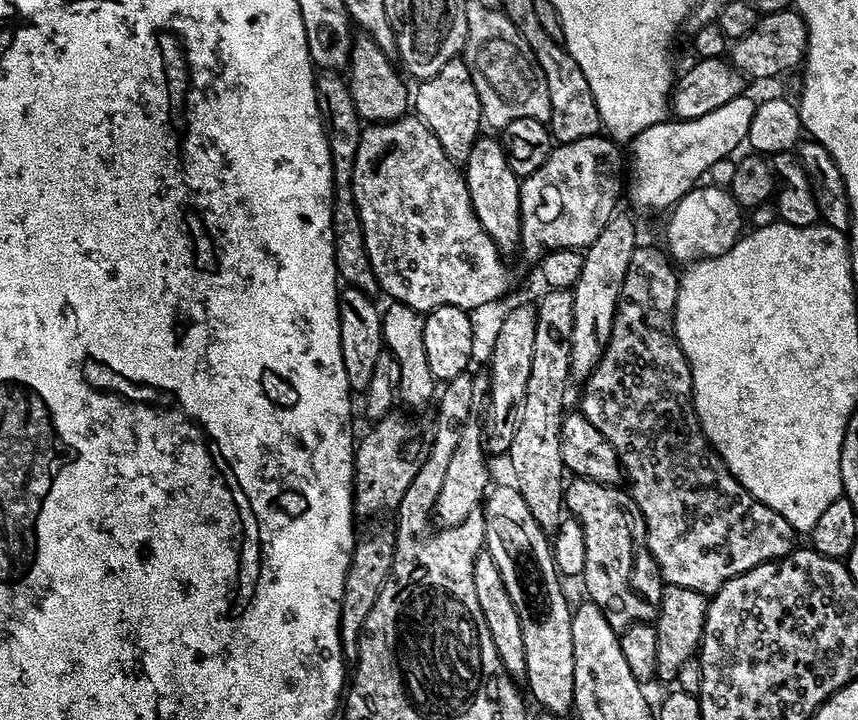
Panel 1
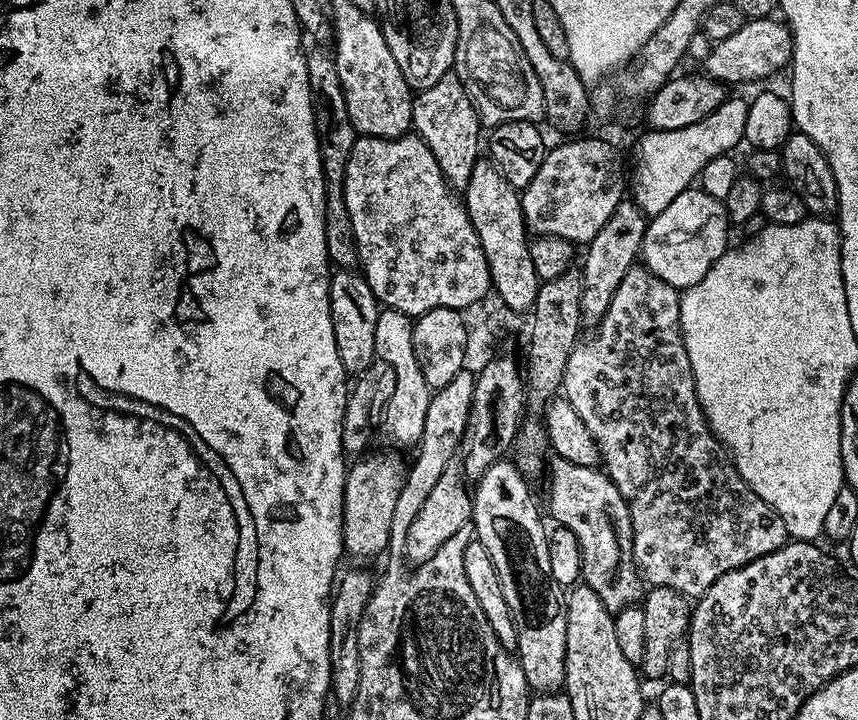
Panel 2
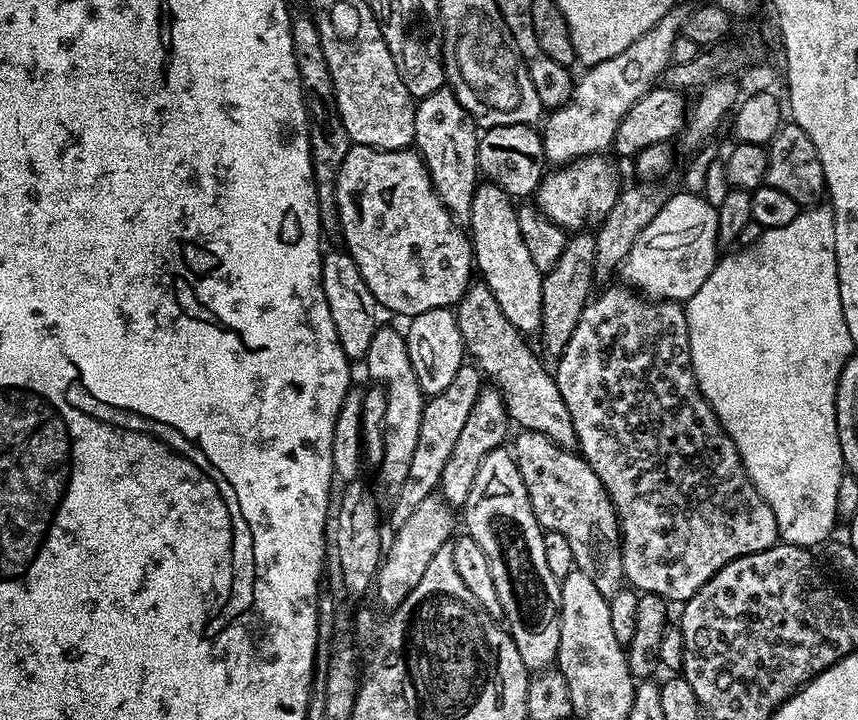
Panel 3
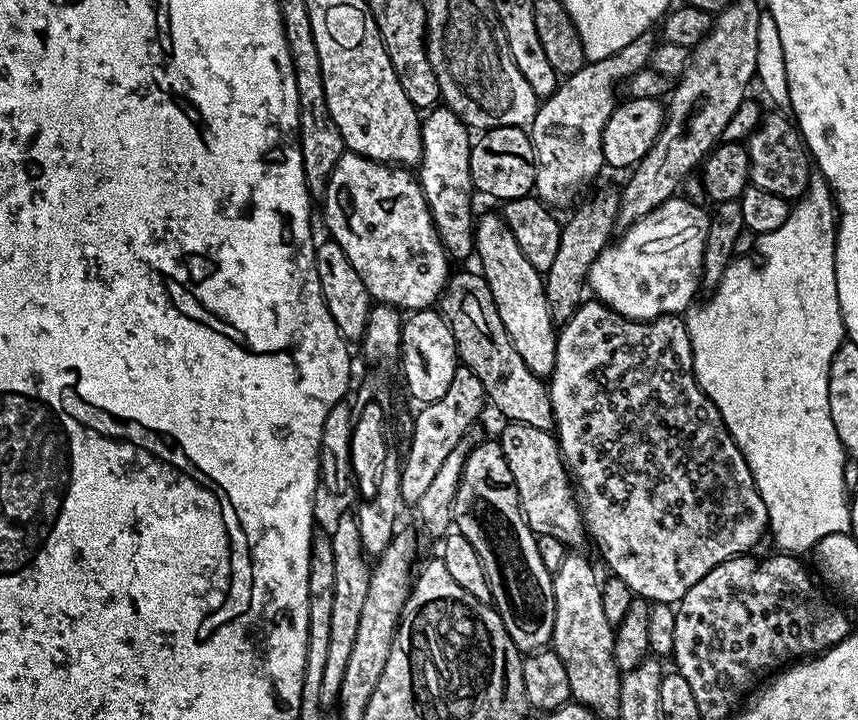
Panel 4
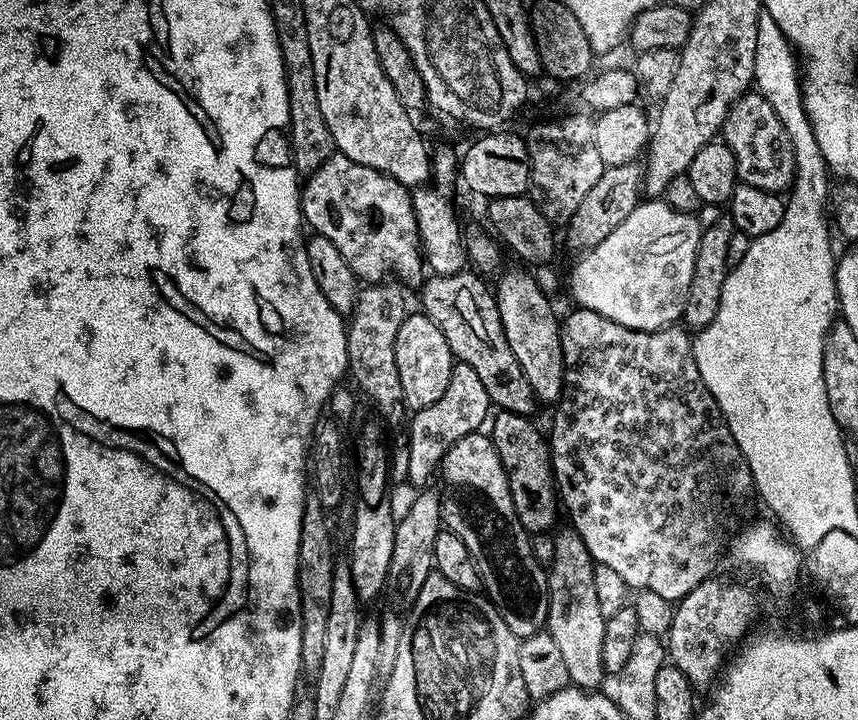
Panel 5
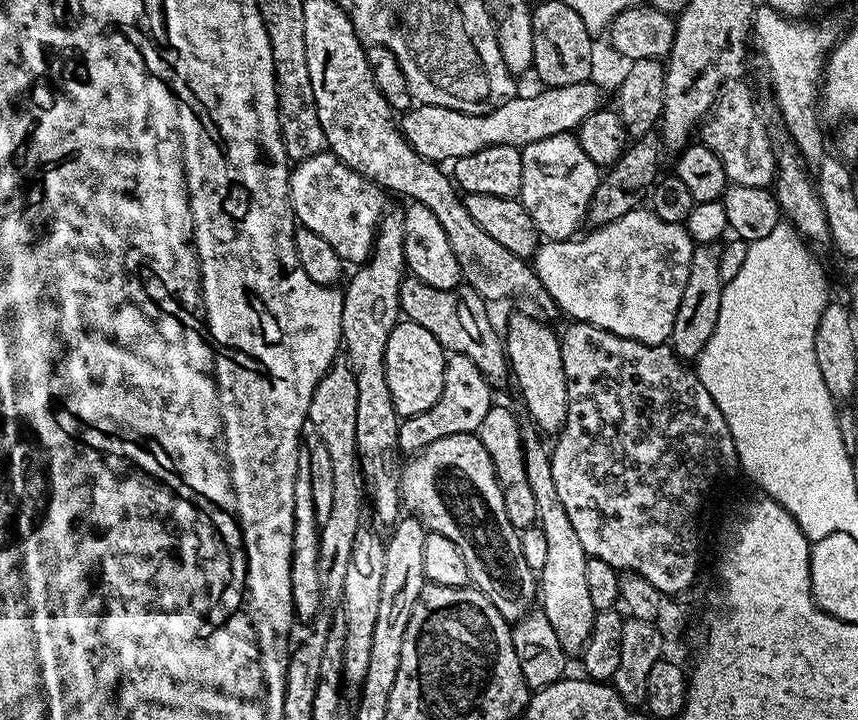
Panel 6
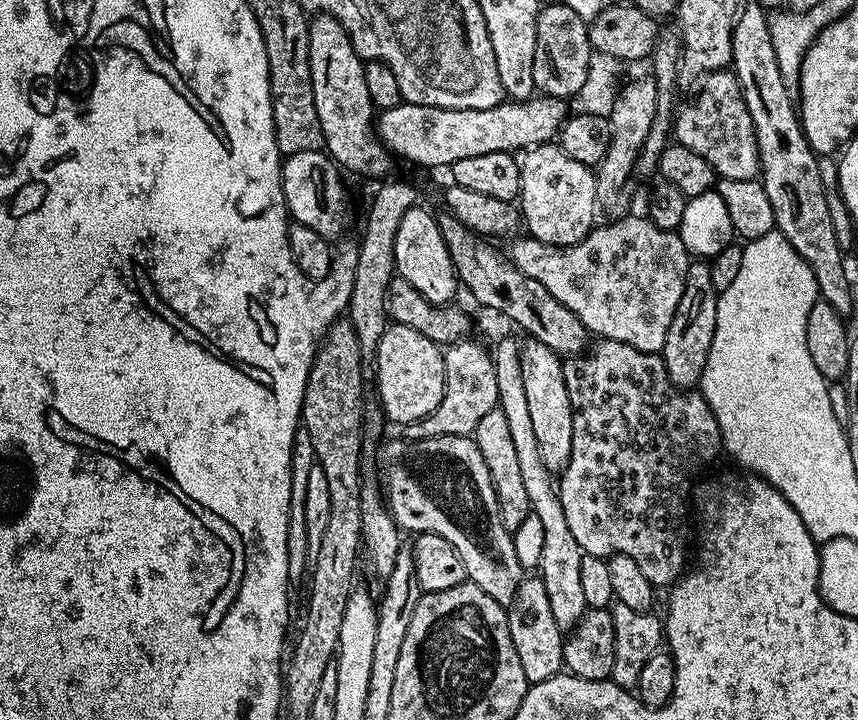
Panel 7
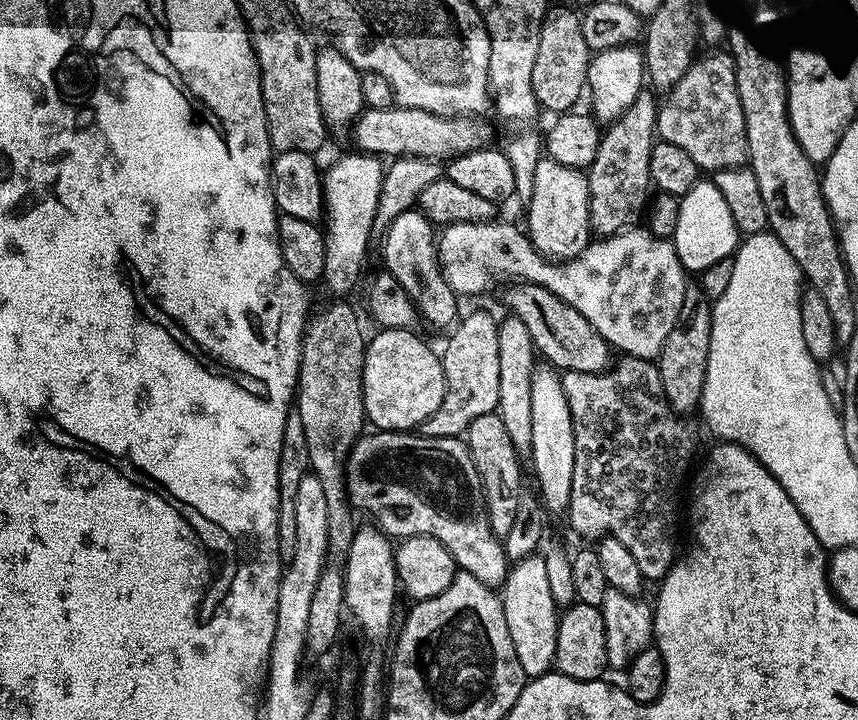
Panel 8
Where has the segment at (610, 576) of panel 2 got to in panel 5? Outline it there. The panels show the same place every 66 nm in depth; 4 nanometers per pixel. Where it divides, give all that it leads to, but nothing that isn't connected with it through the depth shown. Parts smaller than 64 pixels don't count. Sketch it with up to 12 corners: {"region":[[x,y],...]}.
{"region":[[497,411],[490,435],[529,534],[556,520],[549,441]]}

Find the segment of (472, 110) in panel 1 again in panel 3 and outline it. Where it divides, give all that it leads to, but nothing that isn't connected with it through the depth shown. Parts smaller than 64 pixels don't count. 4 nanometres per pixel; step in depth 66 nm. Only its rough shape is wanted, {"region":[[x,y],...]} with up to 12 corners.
{"region":[[445,86],[416,104],[415,147],[453,220],[481,179],[476,121]]}

